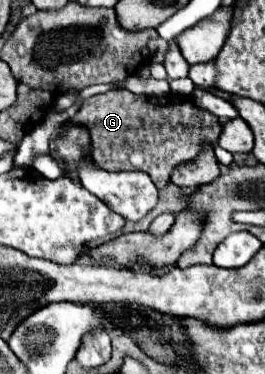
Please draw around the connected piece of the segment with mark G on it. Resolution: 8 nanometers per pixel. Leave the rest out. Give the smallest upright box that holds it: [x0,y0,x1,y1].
[69,90,221,190]

